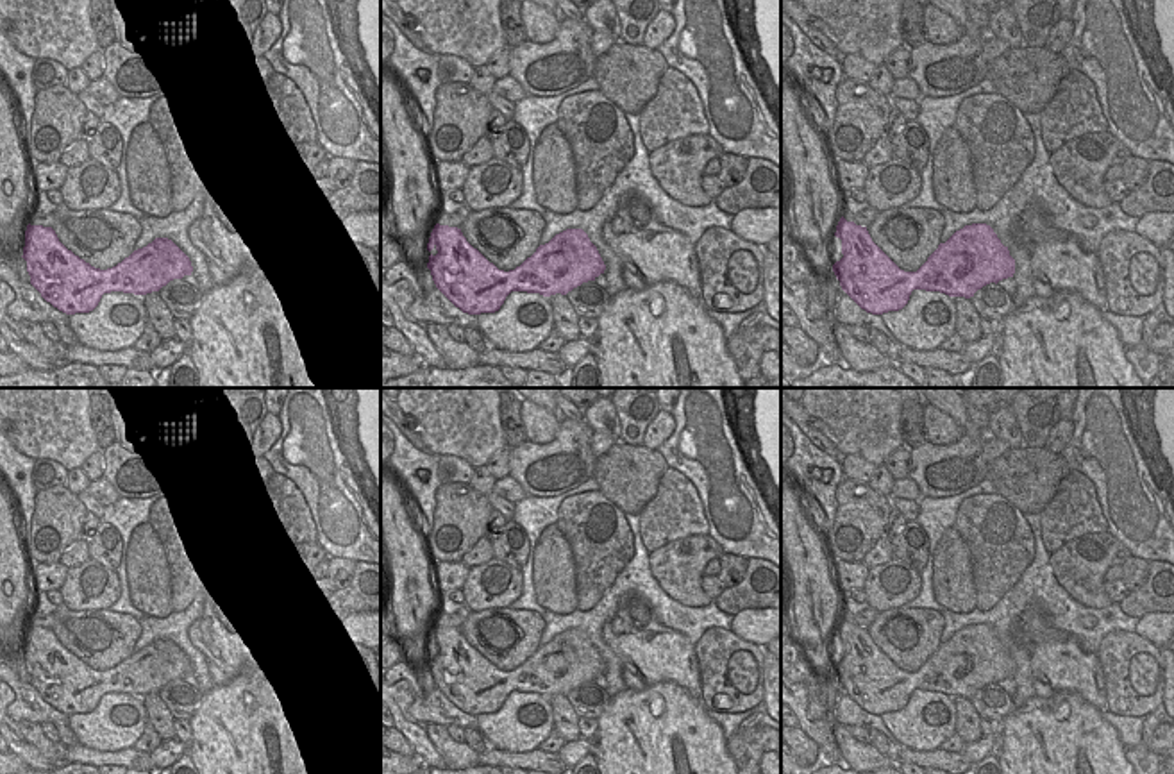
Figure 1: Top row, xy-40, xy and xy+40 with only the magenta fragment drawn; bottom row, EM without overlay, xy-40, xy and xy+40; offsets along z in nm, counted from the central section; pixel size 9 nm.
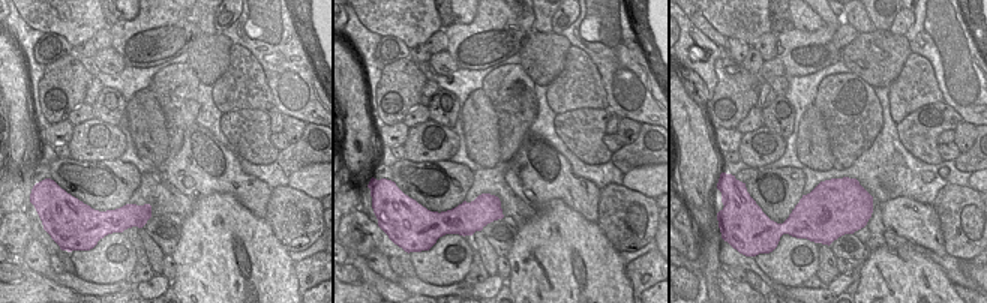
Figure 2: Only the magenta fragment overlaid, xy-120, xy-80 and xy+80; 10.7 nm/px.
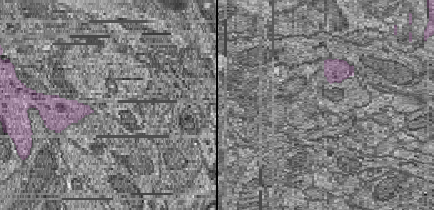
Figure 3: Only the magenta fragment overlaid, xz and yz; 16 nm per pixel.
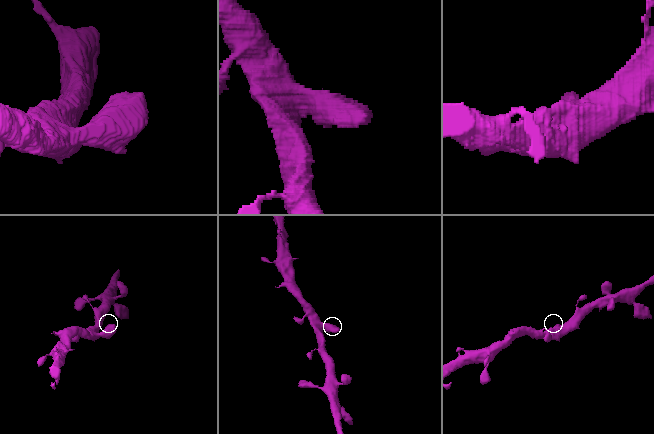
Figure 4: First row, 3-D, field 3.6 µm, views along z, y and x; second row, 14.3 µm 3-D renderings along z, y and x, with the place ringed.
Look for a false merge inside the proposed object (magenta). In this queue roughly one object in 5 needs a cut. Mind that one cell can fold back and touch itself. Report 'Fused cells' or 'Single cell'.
Single cell

